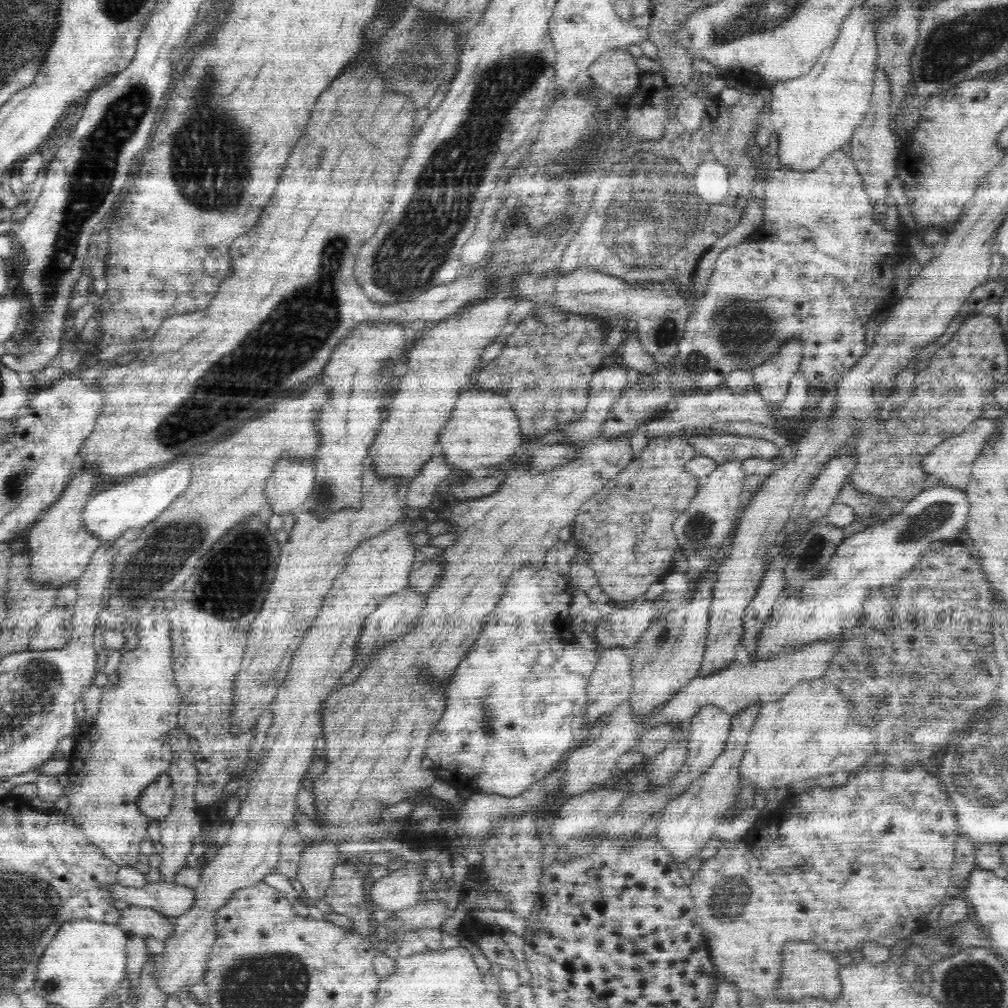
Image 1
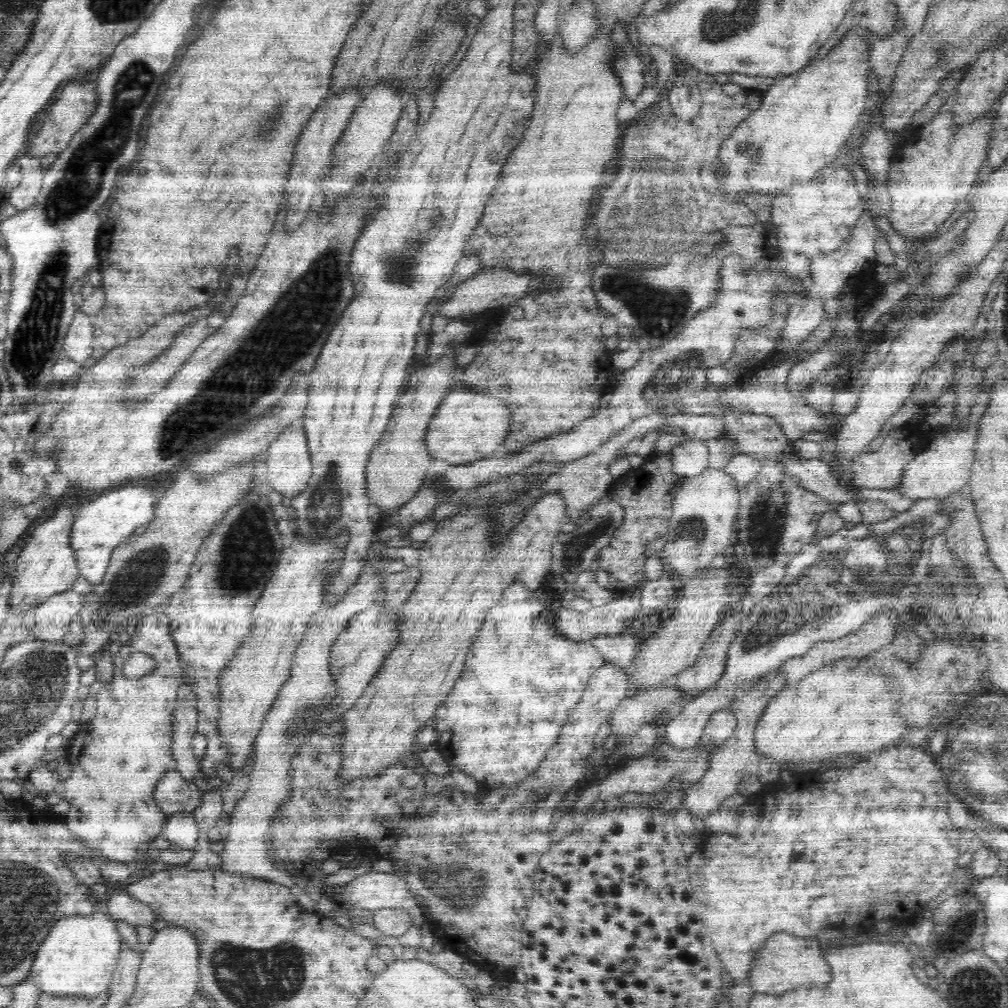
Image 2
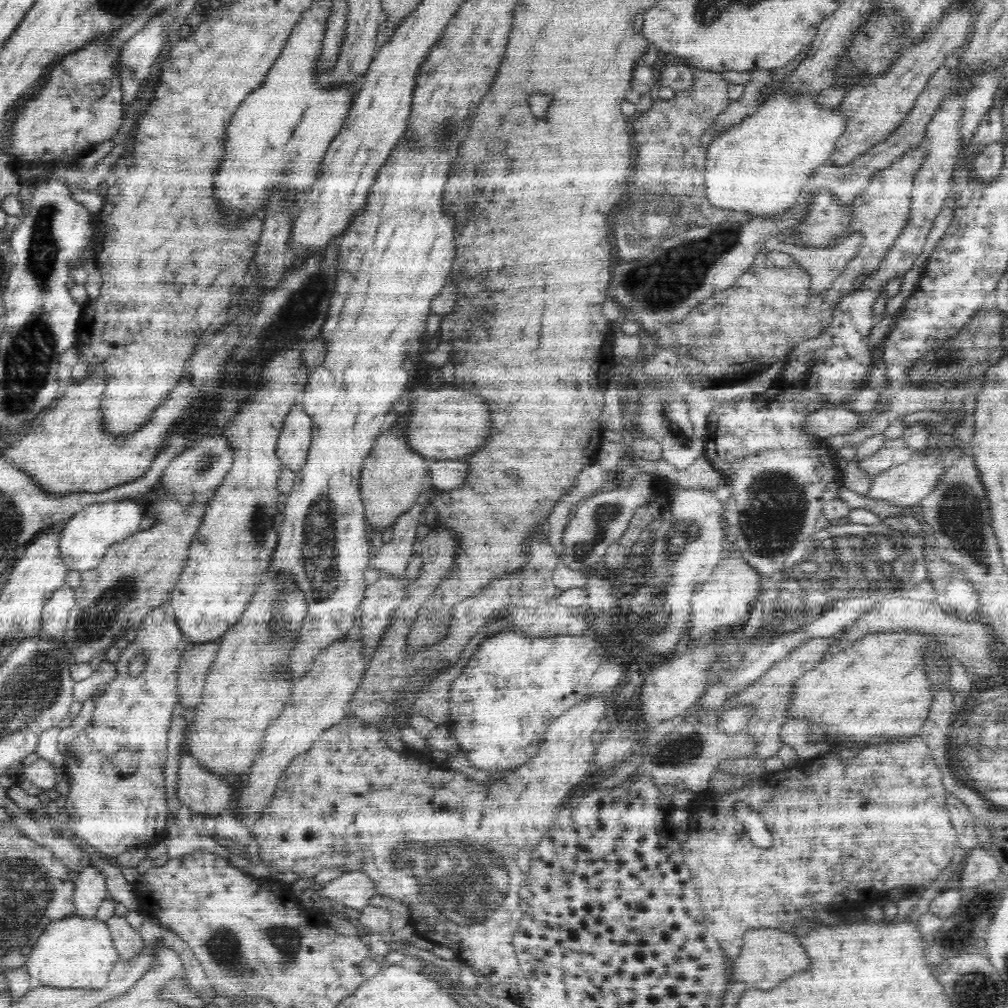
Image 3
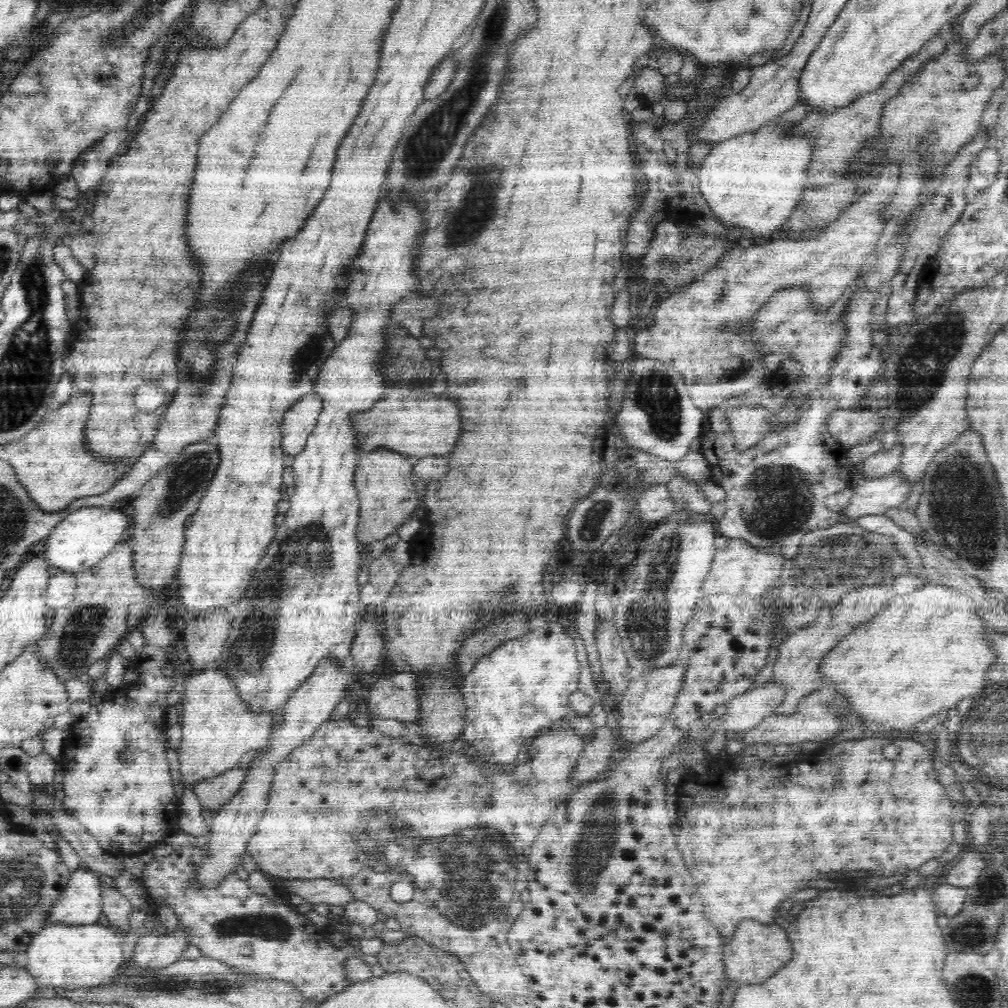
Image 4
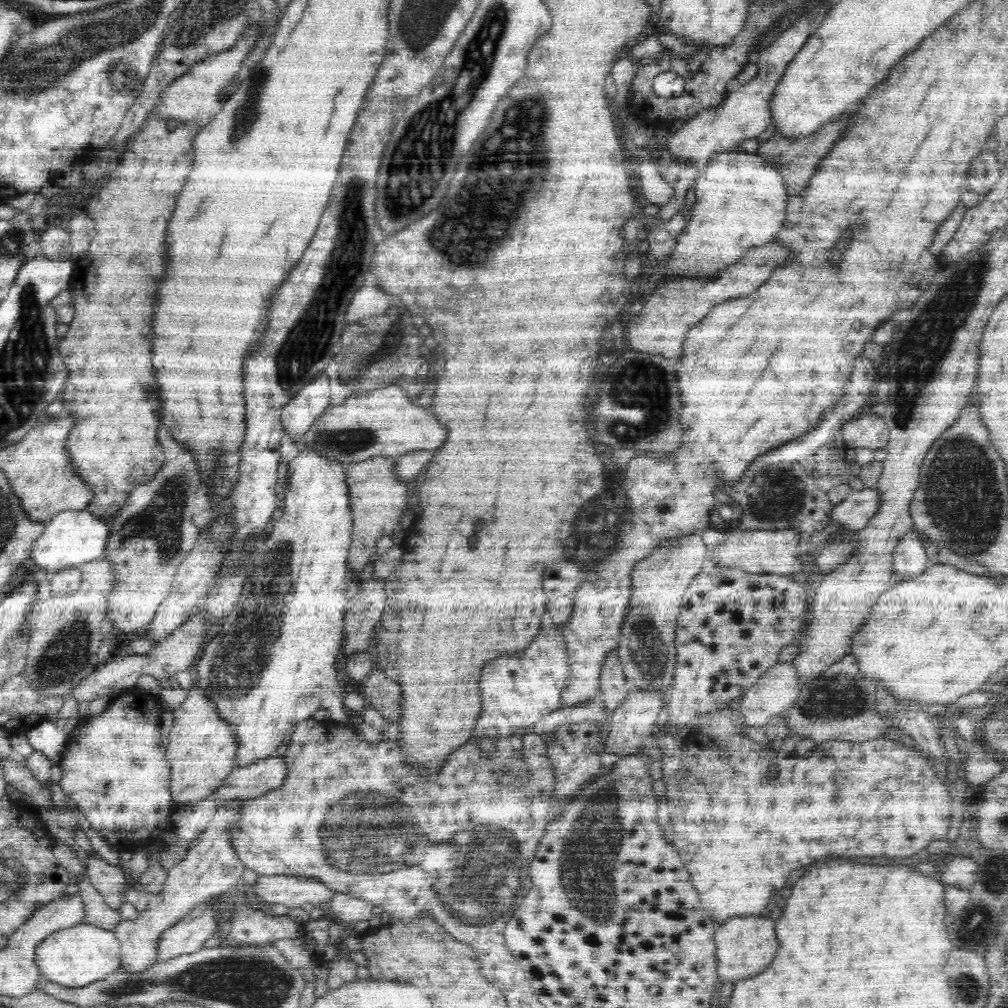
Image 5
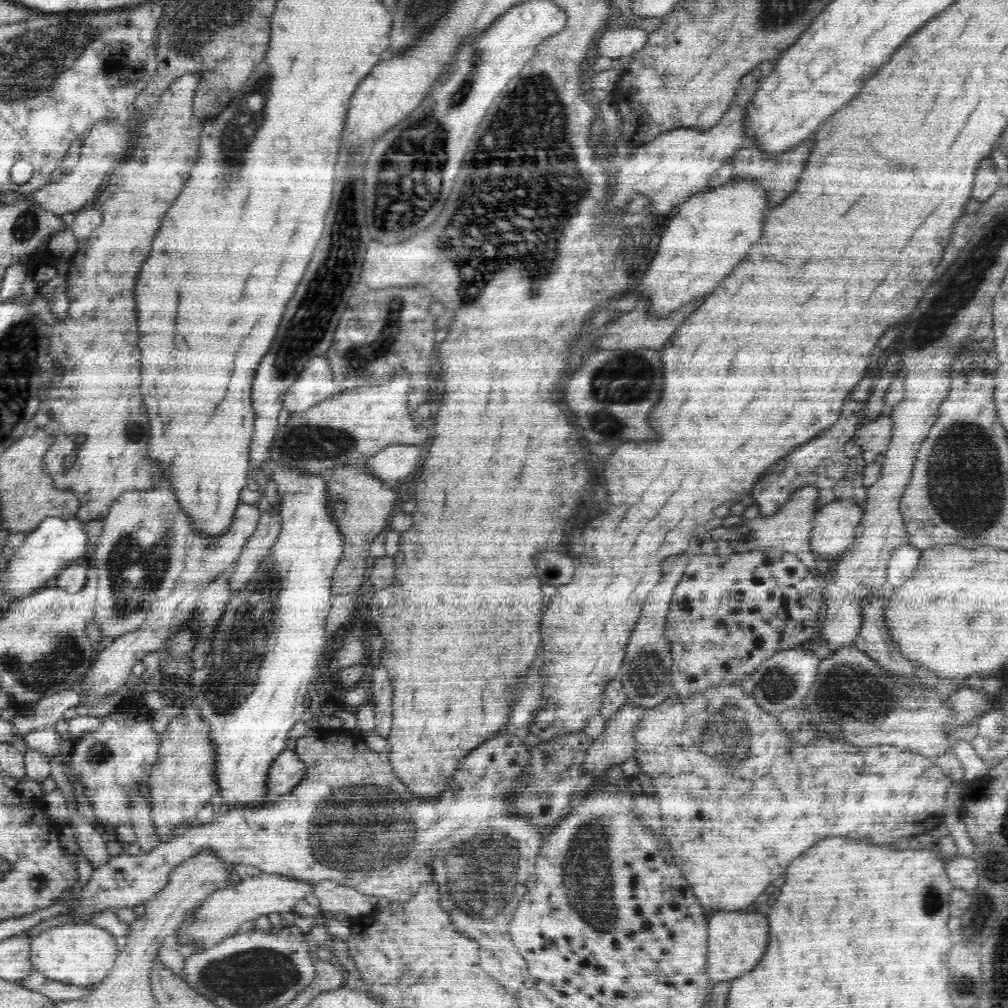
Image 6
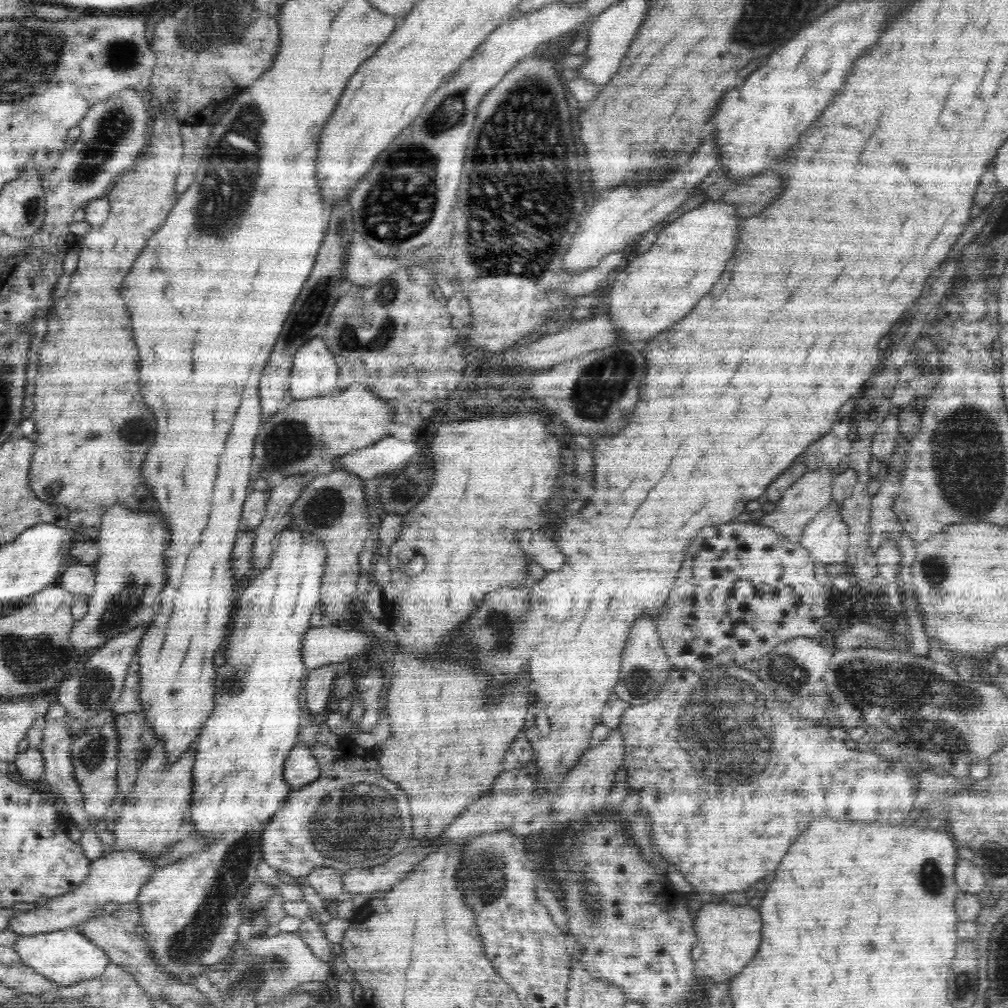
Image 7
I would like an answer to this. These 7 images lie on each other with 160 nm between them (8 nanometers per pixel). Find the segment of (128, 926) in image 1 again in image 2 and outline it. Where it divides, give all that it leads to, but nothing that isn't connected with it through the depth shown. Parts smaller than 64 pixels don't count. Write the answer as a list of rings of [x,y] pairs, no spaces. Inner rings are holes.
[[[123,890],[110,891],[111,897],[105,905],[110,918],[123,920],[132,926],[151,926],[159,919],[146,903],[136,900]]]

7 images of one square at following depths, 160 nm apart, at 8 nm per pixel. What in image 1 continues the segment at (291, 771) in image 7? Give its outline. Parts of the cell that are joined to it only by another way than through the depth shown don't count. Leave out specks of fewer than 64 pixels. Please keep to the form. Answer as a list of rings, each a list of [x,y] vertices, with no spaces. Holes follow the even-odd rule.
[[[167,773],[162,774],[145,786],[136,806],[144,816],[159,820],[171,811],[174,793],[170,776]]]

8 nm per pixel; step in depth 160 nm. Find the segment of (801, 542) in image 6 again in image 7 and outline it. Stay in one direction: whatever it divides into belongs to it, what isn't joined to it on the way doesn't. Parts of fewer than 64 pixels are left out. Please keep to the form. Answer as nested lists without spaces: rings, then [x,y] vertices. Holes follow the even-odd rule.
[[[823,467],[820,470],[804,474],[776,502],[776,507],[757,522],[762,526],[775,530],[778,534],[788,538],[790,542],[799,544],[801,542],[801,533],[805,526],[832,502],[832,483],[836,476],[836,472],[830,470],[829,467]]]

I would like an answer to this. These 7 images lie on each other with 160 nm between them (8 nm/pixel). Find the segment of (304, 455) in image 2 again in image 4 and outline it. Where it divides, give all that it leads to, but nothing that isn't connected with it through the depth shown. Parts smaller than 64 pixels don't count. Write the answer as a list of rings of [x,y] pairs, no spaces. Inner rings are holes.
[[[311,391],[286,412],[281,424],[281,447],[284,454],[296,456],[304,450],[308,436],[315,430],[321,410],[321,398]]]

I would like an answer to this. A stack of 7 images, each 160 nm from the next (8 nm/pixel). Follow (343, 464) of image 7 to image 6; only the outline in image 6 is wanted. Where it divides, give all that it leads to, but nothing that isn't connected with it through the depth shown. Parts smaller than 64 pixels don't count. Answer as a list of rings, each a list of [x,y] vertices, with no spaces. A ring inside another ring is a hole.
[[[388,444],[384,450],[362,462],[370,475],[388,482],[419,472],[424,455],[419,445]]]

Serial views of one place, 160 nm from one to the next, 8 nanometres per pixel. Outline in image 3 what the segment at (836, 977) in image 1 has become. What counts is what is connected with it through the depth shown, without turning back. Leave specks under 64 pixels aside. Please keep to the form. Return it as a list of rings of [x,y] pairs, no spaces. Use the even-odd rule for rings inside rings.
[[[748,930],[743,936],[744,944],[740,956],[729,961],[729,974],[736,981],[747,984],[748,989],[772,990],[786,978],[796,972],[804,972],[810,968],[810,958],[802,948],[800,940],[794,934],[786,934],[782,930]]]

